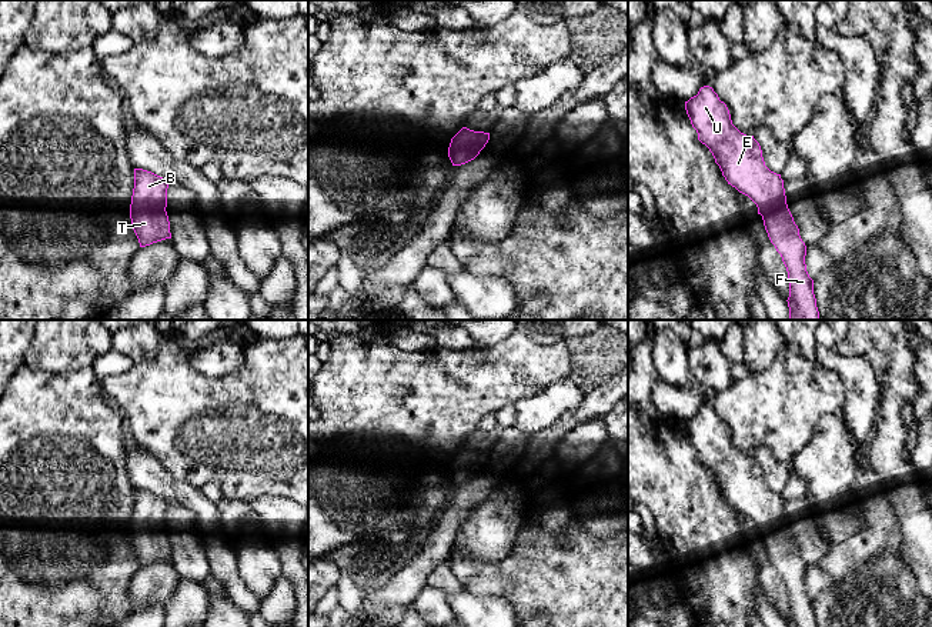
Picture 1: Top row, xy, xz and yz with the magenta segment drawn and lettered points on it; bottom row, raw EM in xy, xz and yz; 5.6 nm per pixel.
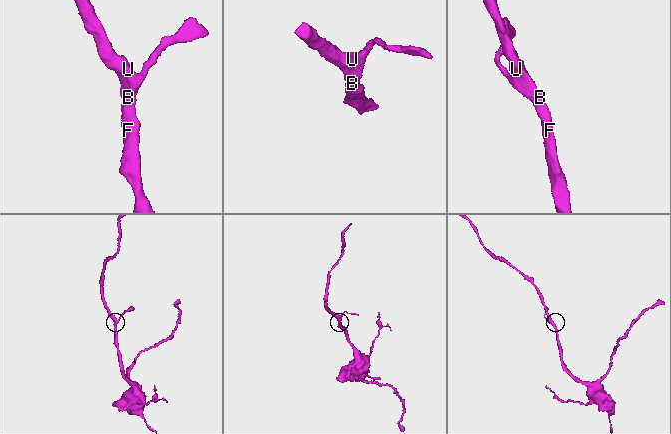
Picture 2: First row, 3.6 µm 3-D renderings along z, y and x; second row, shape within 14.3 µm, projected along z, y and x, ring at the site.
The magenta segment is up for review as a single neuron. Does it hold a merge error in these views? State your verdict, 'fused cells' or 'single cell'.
single cell

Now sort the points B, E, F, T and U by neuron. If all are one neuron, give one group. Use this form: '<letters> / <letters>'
B E F T U

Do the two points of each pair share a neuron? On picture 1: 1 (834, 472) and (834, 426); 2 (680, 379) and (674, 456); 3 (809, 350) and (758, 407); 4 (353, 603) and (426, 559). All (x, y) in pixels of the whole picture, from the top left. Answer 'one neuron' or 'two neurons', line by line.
1: one neuron
2: two neurons
3: two neurons
4: two neurons

